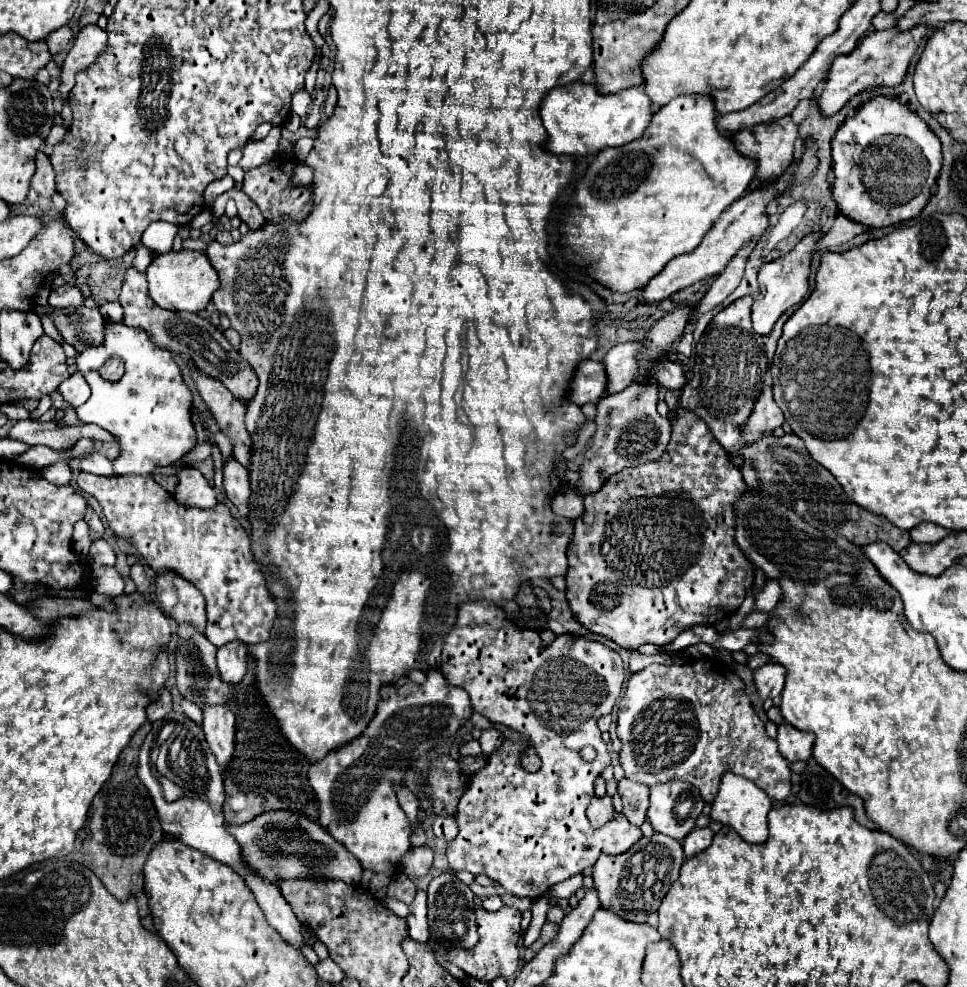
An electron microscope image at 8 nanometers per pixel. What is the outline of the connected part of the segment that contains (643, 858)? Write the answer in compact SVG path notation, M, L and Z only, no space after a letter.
M665 834L641 838L633 848L619 856L603 854L595 862L591 874L595 890L599 892L601 908L615 912L617 916L629 922L647 922L647 916L659 908L667 890L679 878L683 860L685 854L681 844Z

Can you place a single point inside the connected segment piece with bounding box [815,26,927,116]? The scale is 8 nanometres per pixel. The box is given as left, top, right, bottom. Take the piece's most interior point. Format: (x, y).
(881, 59)

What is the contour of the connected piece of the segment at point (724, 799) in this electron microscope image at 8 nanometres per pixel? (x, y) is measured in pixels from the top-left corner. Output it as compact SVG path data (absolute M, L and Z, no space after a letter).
M725 774L719 786L719 792L713 800L713 808L711 808L711 820L717 820L725 826L733 826L735 832L749 844L761 844L767 840L767 814L773 808L773 802L769 800L769 796L765 792L761 792L761 788L757 788L751 780L745 780L743 776L737 774Z

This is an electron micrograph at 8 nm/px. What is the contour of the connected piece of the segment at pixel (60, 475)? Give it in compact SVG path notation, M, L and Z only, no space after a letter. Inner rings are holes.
M57 462L49 468L43 468L41 474L49 476L49 482L53 482L53 484L69 484L69 480L71 480L71 468L67 462Z

